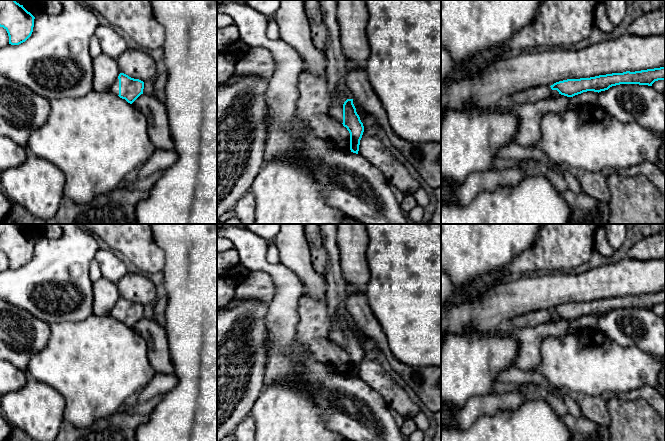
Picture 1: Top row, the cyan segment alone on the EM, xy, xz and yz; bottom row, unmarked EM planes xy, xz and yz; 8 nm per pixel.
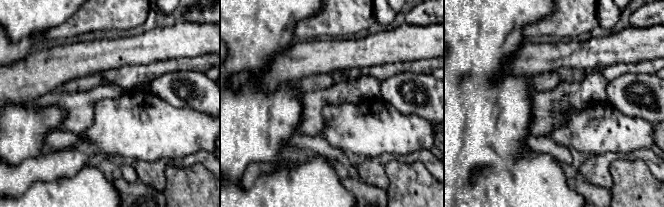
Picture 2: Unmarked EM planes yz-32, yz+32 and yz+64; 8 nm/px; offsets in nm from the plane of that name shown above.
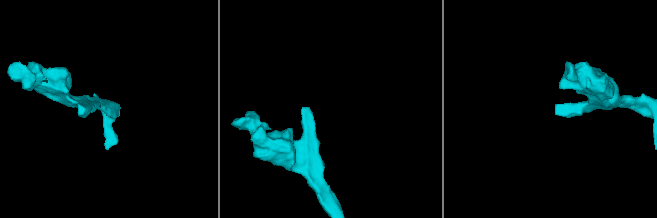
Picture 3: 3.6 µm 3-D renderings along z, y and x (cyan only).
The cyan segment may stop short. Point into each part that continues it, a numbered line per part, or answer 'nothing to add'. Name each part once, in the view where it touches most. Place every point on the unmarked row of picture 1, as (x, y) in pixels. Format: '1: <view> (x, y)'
1: xz (336, 334)

